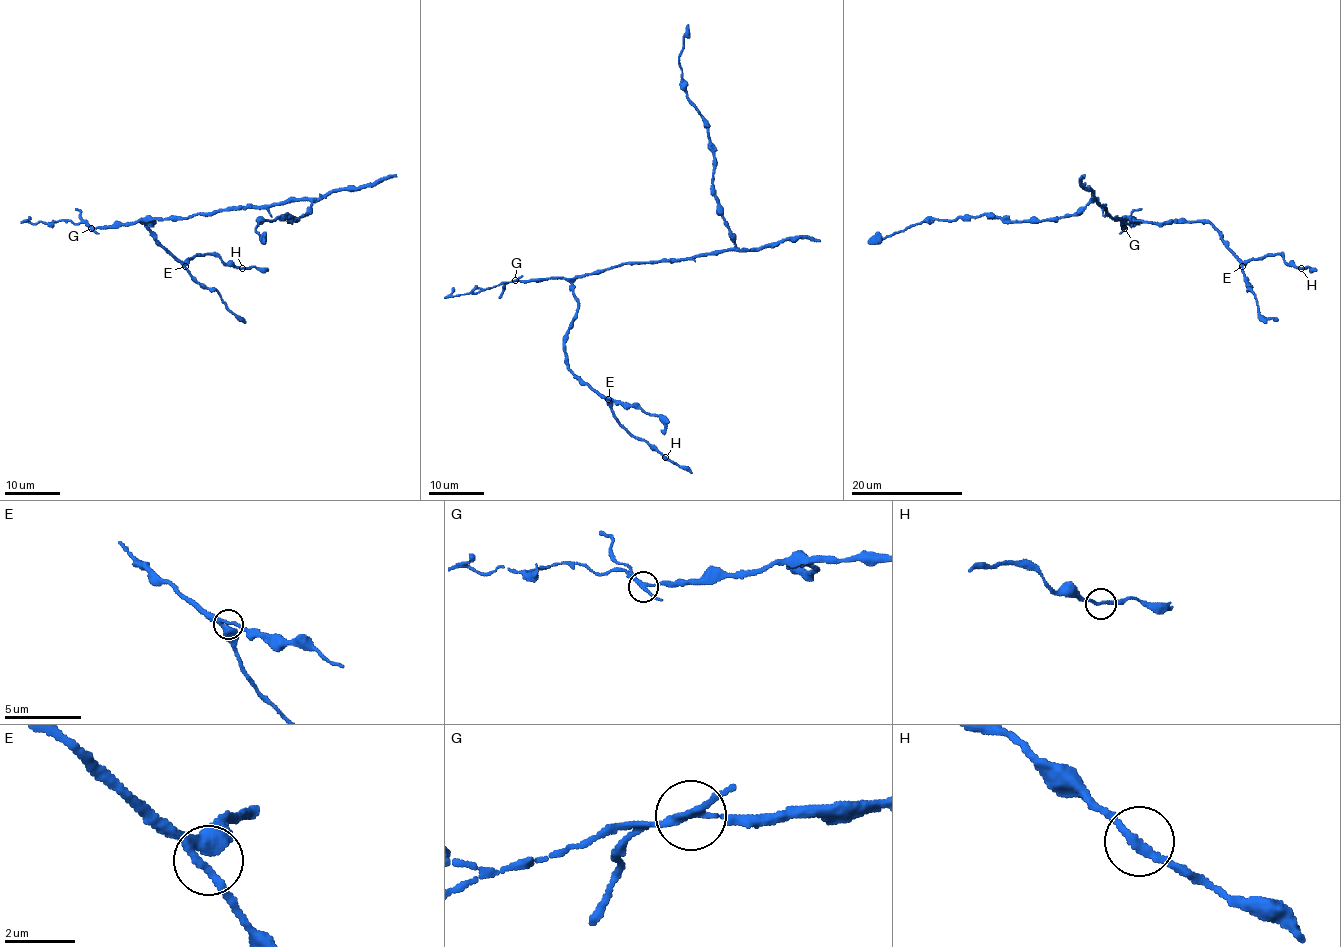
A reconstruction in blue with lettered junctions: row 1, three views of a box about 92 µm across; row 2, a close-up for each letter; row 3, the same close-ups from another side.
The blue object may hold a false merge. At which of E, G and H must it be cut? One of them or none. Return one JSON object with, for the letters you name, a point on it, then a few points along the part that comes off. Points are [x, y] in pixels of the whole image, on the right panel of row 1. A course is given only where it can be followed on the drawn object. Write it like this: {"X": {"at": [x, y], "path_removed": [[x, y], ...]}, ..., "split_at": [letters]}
{"G": {"at": [1124, 228], "path_removed": [[1124, 228], [1131, 220], [1140, 222], [1131, 217]]}, "split_at": ["G"]}

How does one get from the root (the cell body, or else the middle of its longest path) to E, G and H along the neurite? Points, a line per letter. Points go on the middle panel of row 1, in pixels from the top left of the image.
E: (642, 263), (597, 270), (572, 282), (578, 311), (564, 343), (565, 364), (608, 399)
G: (642, 263), (622, 263), (572, 278), (515, 281)
H: (642, 263), (597, 270), (572, 282), (578, 311), (564, 353), (565, 364), (607, 402), (613, 416), (665, 457)

